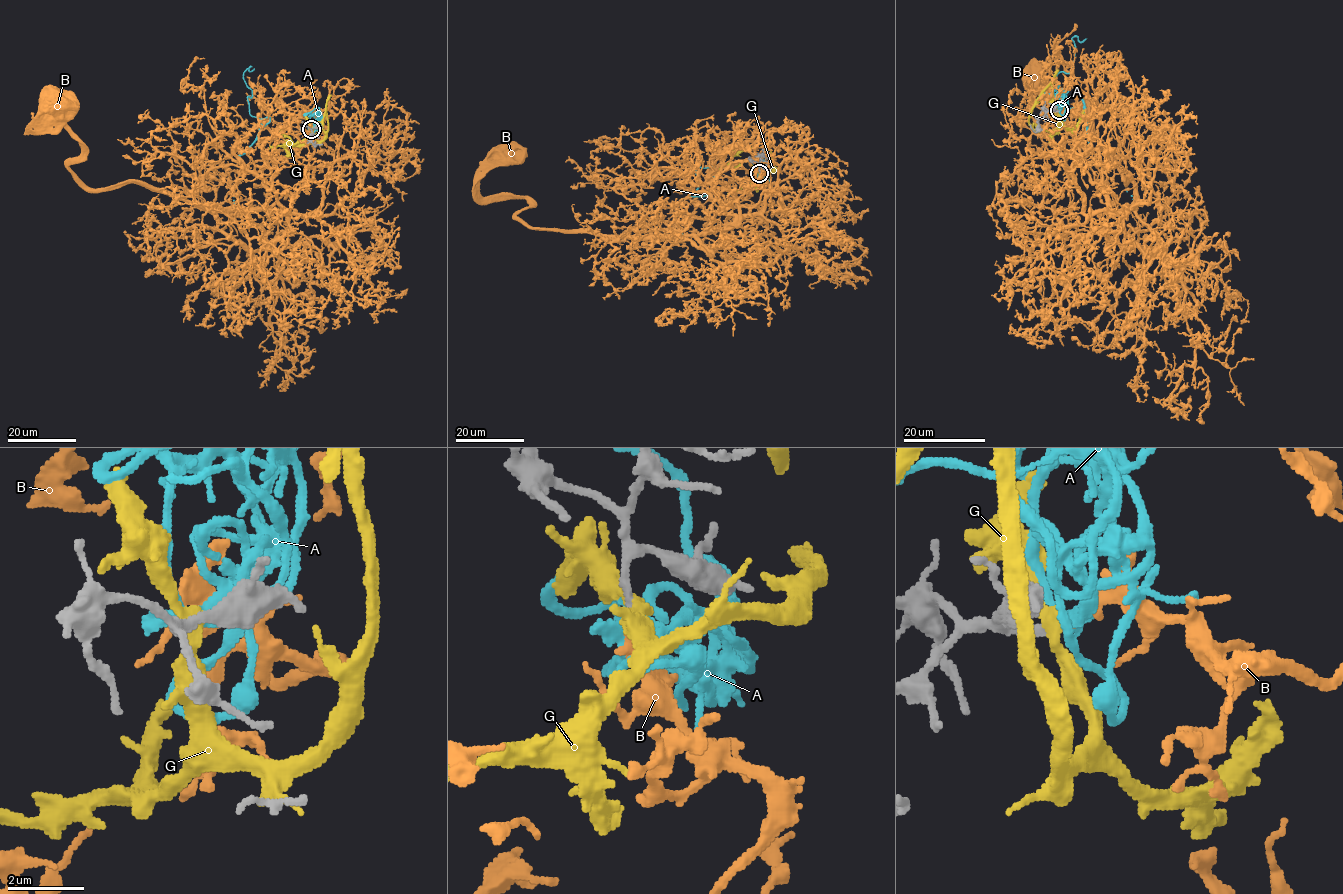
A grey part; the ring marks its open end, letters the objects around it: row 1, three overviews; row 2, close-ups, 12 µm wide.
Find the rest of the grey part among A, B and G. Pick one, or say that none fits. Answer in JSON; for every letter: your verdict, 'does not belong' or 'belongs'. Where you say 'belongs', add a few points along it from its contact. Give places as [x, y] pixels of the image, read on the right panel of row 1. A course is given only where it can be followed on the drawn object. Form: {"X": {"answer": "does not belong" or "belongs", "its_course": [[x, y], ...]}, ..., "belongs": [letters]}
{"A": {"answer": "does not belong"}, "B": {"answer": "belongs", "its_course": [[1058, 111], [1099, 110], [1105, 203], [1132, 207], [1134, 182], [1088, 103], [1062, 113], [1035, 75]]}, "G": {"answer": "does not belong"}, "belongs": ["B"]}

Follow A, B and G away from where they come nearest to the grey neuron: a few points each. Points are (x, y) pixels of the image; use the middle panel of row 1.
A: (759, 172), (751, 171), (708, 195), (683, 198), (682, 234)
B: (759, 172), (771, 192), (722, 205), (723, 227), (596, 236), (483, 197), (501, 153)
G: (759, 171), (763, 175), (775, 168), (771, 152), (763, 147), (739, 151), (730, 161), (733, 165), (741, 164)

